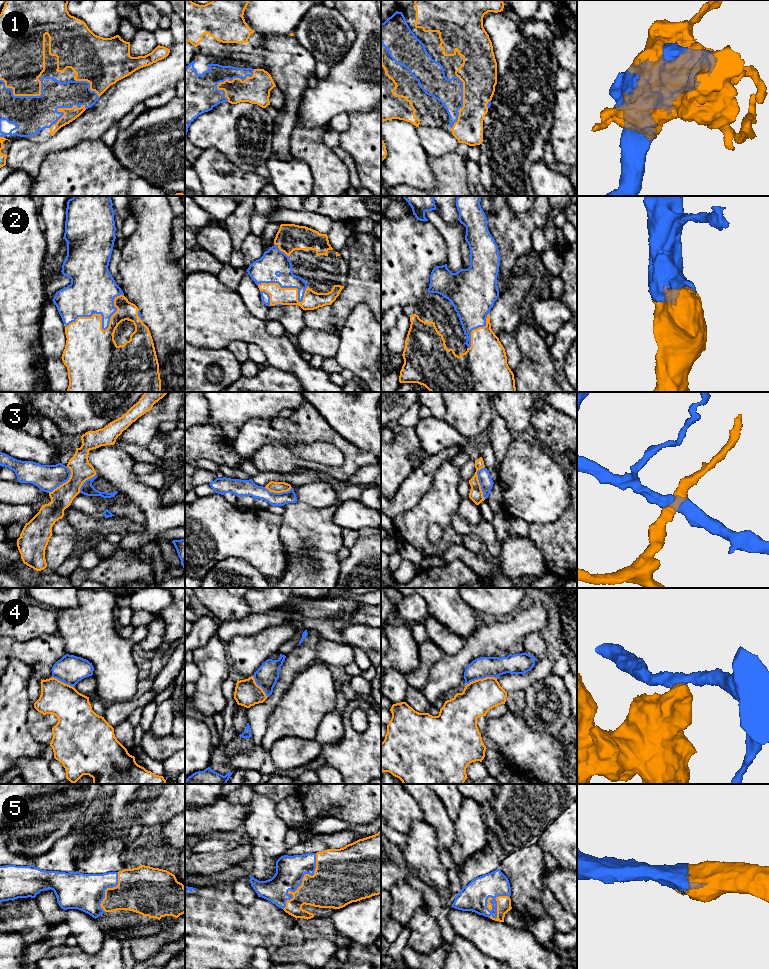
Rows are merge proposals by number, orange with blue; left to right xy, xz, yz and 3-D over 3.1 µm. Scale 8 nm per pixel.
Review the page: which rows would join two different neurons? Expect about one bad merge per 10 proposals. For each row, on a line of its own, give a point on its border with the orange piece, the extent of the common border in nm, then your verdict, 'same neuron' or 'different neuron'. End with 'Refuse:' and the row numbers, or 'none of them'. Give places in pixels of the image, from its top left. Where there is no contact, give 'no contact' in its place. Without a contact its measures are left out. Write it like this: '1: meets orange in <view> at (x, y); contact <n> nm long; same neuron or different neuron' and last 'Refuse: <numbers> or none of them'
1: meets orange in xy at (17, 95); contact 360 nm long; same neuron
2: meets orange in xy at (101, 324); contact 550 nm long; same neuron
3: meets orange in yz at (478, 481); contact 260 nm long; different neuron
4: meets orange in yz at (481, 679); contact 260 nm long; different neuron
5: meets orange in xz at (302, 879); contact 550 nm long; same neuron
Refuse: 3, 4

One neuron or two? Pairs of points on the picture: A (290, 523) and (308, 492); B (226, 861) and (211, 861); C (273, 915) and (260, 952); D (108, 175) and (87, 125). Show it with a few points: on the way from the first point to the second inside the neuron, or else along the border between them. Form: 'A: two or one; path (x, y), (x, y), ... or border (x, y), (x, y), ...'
A: two; border (298, 500), (317, 508), (325, 507)
B: one; path (222, 861), (215, 861)
C: two; border (266, 947), (257, 947), (251, 958)
D: two; border (100, 138), (83, 139), (71, 147)

